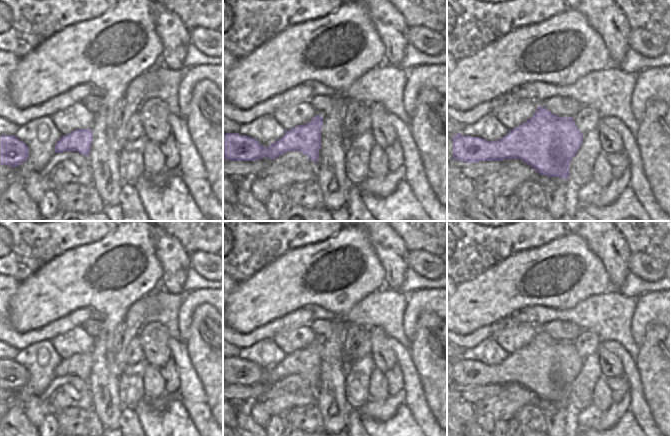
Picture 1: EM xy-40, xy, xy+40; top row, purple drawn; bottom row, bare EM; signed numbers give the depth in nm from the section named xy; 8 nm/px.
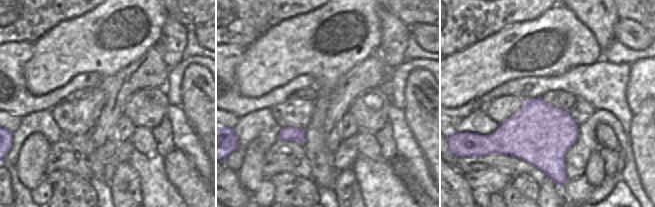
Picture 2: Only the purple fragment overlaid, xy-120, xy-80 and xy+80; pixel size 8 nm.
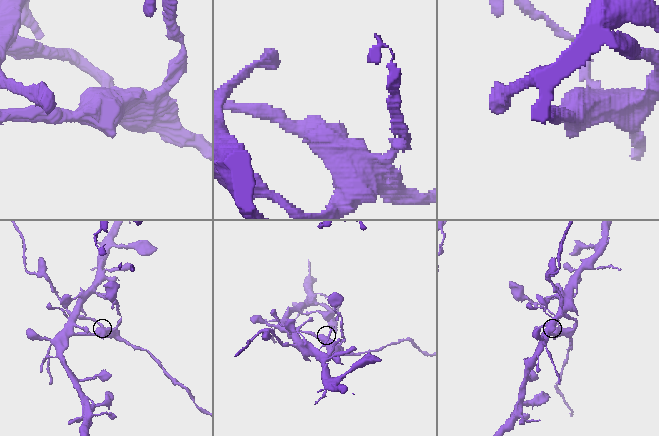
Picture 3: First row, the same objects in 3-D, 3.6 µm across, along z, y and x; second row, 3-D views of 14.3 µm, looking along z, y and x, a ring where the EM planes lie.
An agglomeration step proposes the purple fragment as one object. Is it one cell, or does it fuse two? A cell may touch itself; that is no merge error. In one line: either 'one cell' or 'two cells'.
two cells

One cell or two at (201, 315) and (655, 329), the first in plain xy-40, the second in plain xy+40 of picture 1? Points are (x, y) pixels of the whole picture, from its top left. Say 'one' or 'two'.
one

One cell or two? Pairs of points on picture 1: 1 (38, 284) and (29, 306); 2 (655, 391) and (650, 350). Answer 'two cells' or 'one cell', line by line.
1: one cell
2: one cell

